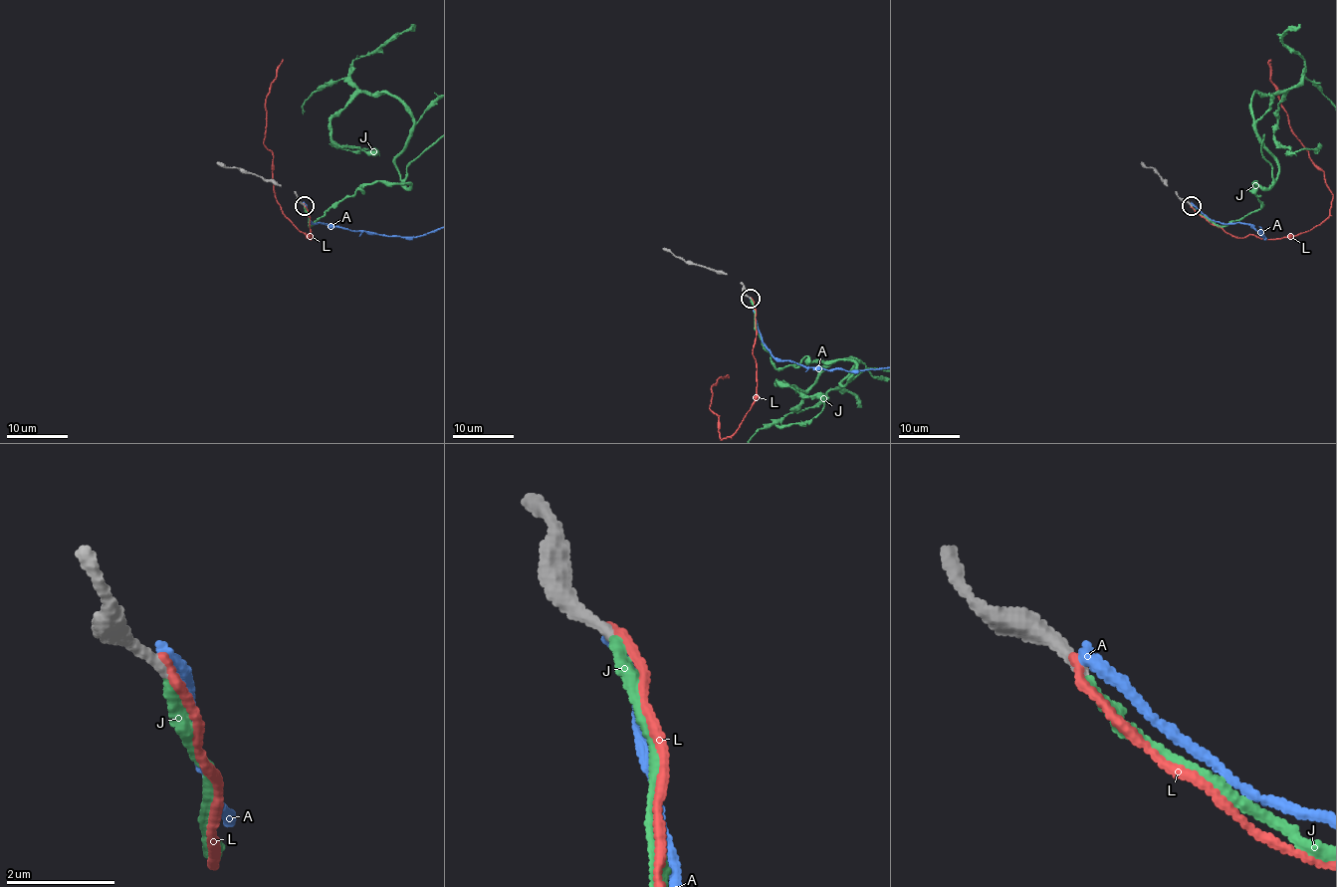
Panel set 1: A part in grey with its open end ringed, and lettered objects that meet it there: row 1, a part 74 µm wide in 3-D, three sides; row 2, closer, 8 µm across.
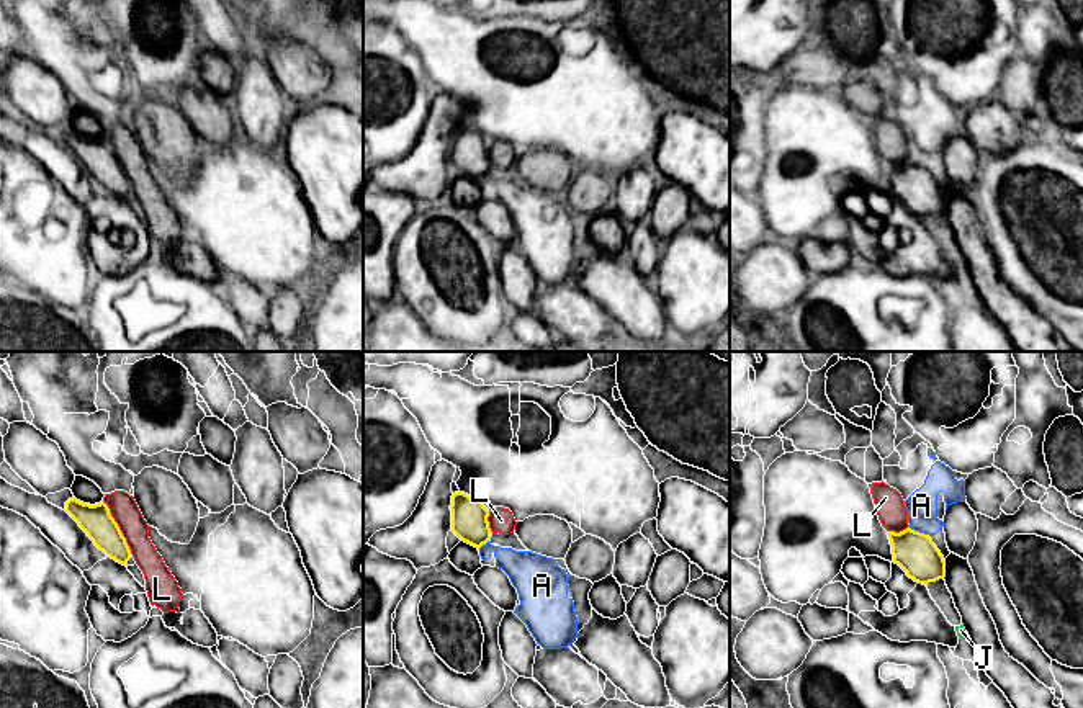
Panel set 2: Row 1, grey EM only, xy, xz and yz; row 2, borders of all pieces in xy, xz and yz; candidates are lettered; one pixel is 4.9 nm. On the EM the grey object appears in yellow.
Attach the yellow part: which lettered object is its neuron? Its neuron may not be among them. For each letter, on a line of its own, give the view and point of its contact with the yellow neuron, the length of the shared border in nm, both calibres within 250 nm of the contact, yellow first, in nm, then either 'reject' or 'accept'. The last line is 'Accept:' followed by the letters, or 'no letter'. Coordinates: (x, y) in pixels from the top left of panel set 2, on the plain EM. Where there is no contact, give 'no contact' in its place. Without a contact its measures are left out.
A: meets yellow in yz at (918, 165); contact 100 nm long; 200 nm thick on the yellow side, 150 nm on the other; reject
J: no contact; accept
L: meets yellow in xy at (118, 161); contact 300 nm long; 160 nm thick on the yellow side, 140 nm on the other; reject
Accept: J

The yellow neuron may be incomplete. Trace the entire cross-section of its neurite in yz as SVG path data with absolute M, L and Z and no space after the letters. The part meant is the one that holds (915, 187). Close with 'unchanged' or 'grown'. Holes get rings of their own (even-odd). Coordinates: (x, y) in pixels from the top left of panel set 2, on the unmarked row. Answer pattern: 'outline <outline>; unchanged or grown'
outline M910 160L900 167L888 165L893 196L898 198L910 213L928 219L946 211L946 195L932 173Z; unchanged

